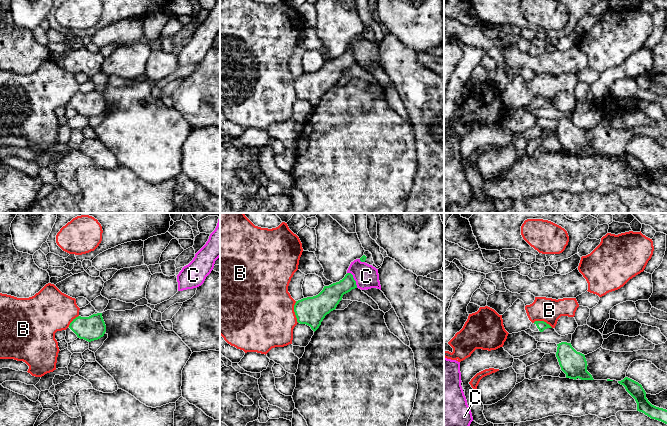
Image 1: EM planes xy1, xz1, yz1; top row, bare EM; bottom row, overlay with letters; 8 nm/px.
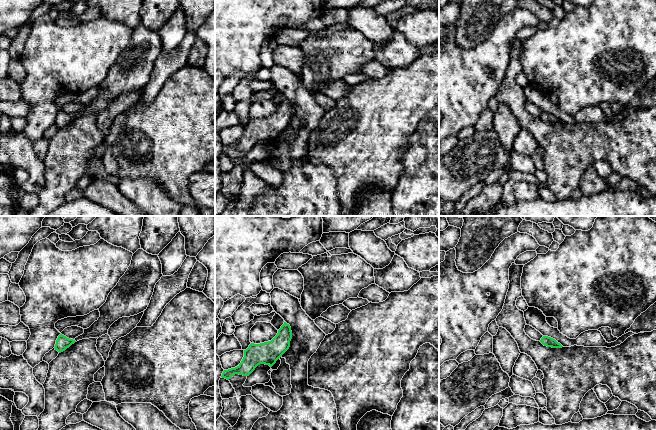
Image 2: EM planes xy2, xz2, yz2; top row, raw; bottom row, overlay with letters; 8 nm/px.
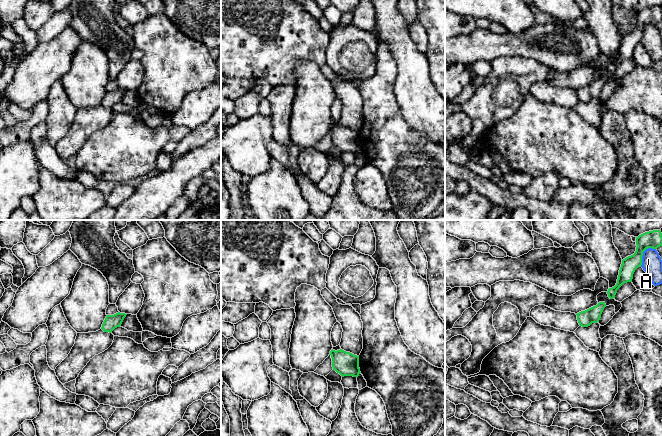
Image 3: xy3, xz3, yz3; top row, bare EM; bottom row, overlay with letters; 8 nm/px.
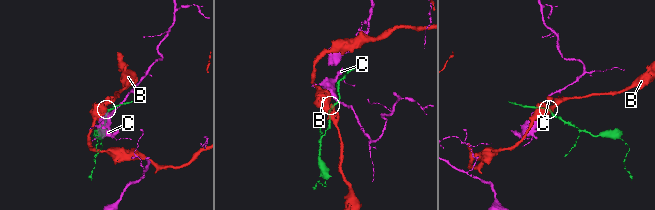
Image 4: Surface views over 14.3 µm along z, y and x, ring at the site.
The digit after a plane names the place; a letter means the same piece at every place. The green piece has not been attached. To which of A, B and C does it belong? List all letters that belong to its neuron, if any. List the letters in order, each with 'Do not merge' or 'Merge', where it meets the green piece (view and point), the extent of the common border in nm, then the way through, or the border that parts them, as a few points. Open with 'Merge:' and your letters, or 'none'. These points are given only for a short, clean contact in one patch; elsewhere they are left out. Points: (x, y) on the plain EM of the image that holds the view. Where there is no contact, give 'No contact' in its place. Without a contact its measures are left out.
Merge: none
A: Do not merge. Touches green at yz3 (642, 29). Shared border 200 nm. Boundary: yz3 (655, 24), (647, 24), (643, 28), (642, 40), (640, 42)
B: Do not merge. Touches green at xz1 (294, 87). Shared border 180 nm. Boundary: xz1 (295, 77), (294, 90), (298, 98)
C: Do not merge. Touches green at xz1 (353, 55). Shared border 150 nm. Boundary: xz1 (347, 48), (352, 51), (357, 63)

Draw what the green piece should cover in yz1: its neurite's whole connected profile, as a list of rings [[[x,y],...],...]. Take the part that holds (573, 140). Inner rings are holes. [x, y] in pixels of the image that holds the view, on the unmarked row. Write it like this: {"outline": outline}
{"outline": [[[561,118],[557,122],[556,133],[561,146],[566,150],[566,154],[594,156],[587,147],[588,141],[584,130],[577,128],[571,119]]]}

